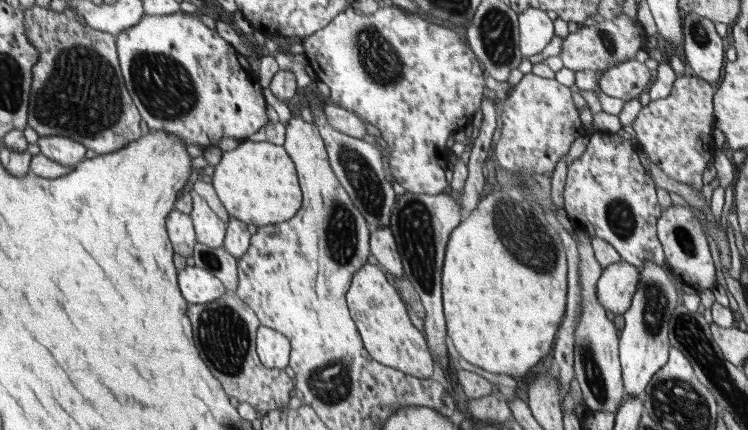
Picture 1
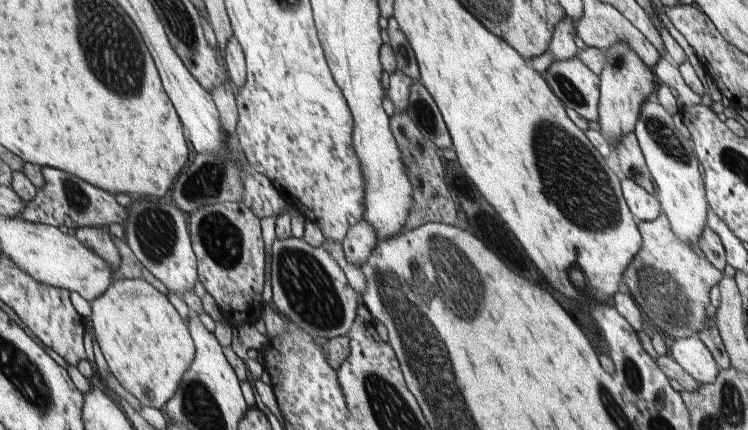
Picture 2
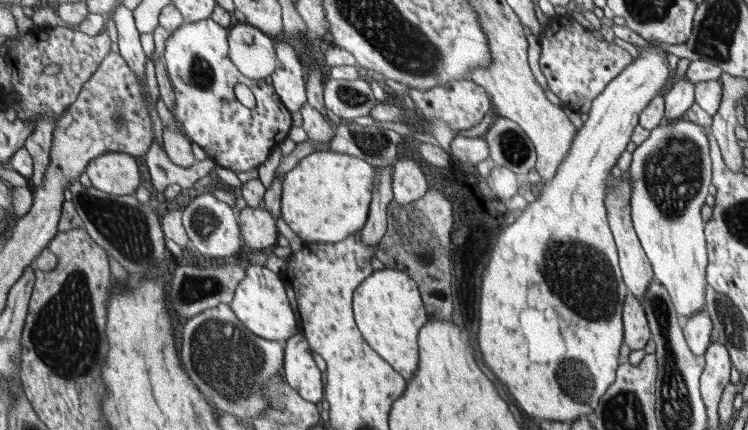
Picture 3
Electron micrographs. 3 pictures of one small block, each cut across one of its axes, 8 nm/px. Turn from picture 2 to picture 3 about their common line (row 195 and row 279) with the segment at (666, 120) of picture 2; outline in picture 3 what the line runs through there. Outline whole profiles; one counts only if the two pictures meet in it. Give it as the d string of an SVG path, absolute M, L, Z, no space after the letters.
M683 117L662 122L632 153L630 212L633 230L652 264L654 279L669 292L680 319L705 308L708 254L702 205L712 186L709 133Z

